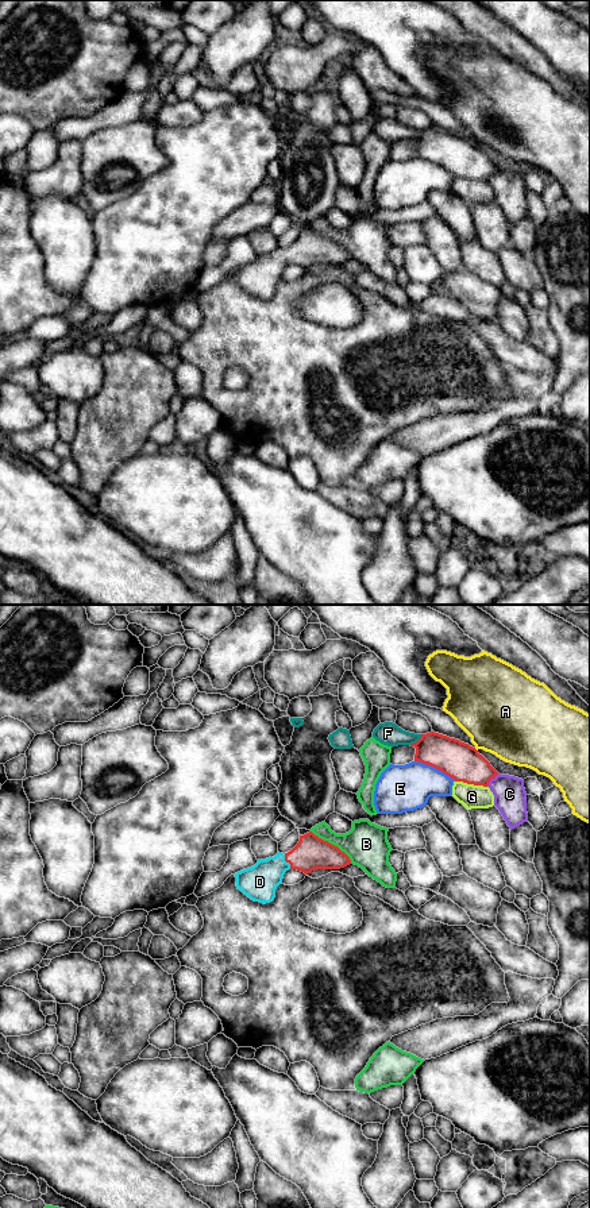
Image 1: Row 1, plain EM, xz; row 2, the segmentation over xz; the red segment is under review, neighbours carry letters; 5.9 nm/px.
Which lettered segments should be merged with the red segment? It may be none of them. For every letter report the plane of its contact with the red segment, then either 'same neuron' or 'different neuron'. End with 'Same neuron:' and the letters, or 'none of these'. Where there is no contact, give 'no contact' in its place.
A: xz | different neuron
B: xz | different neuron
C: xz | different neuron
D: xz | same neuron
E: xz | different neuron
F: xz | different neuron
G: xz | different neuron
Same neuron: D

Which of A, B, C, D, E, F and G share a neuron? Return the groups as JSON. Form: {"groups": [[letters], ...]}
{"groups": [["A"], ["B"], ["C", "G"], ["D"], ["E"], ["F"]]}

